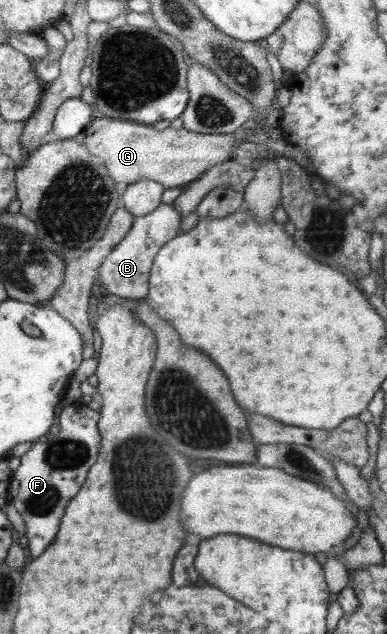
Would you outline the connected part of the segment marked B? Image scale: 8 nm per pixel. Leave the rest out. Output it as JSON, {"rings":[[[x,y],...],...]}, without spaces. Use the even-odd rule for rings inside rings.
{"rings":[[[161,203],[152,212],[135,217],[134,224],[128,234],[116,245],[115,250],[102,261],[95,279],[98,279],[98,282],[109,294],[130,300],[144,299],[150,288],[149,274],[154,257],[160,247],[178,234],[181,217],[182,214],[175,209],[173,203],[169,205]]]}

